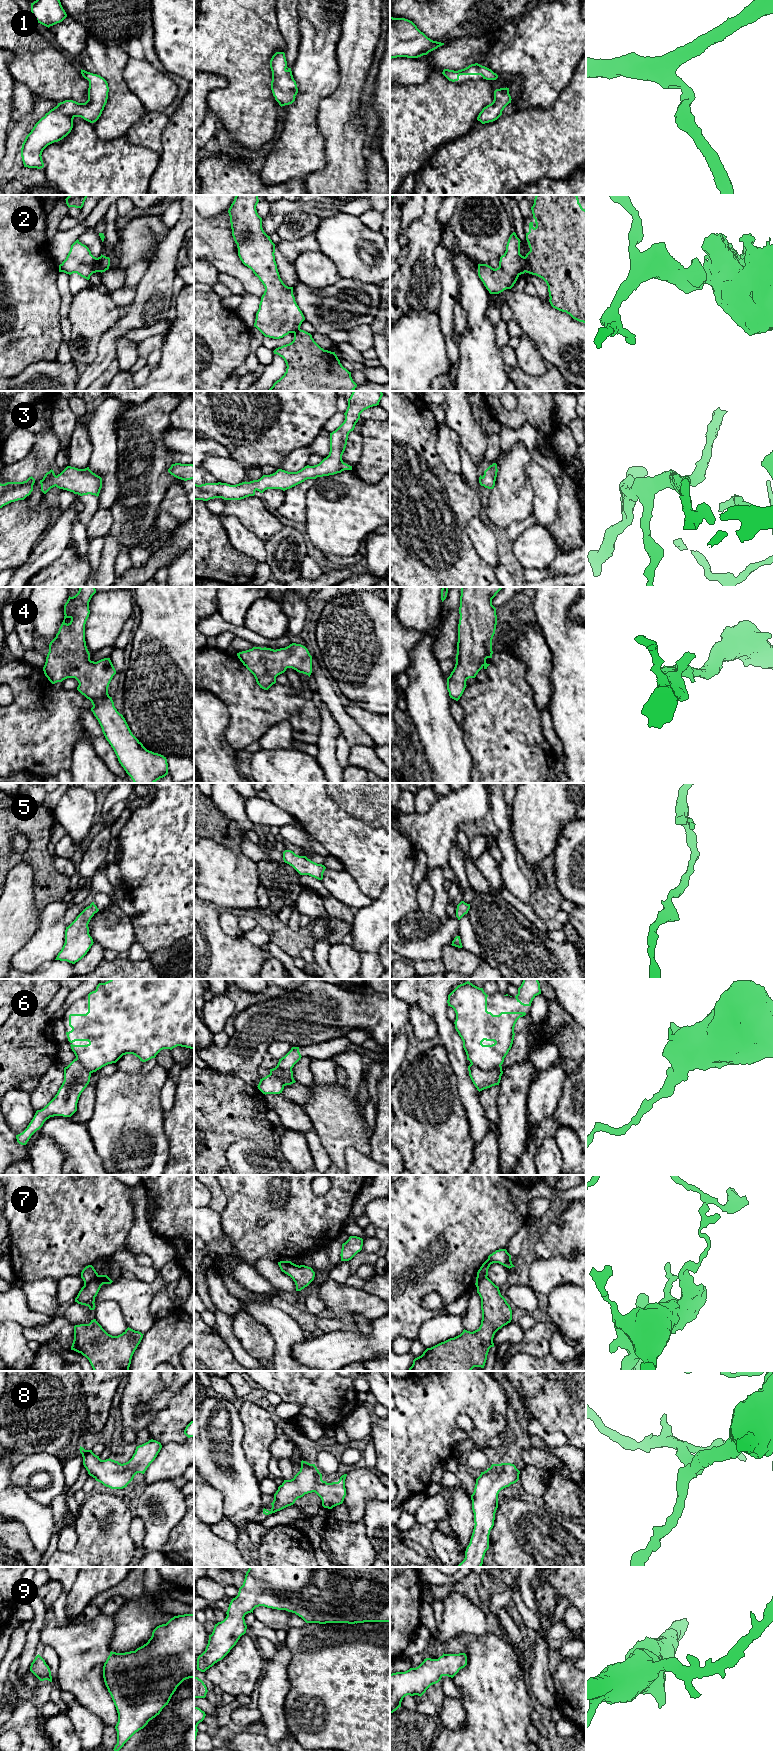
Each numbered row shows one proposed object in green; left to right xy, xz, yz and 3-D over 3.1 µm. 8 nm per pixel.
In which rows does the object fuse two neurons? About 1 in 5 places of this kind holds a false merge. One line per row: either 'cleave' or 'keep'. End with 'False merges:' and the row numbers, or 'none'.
1: keep
2: cleave
3: keep
4: keep
5: keep
6: cleave
7: cleave
8: keep
9: keep
False merges: 2, 6, 7

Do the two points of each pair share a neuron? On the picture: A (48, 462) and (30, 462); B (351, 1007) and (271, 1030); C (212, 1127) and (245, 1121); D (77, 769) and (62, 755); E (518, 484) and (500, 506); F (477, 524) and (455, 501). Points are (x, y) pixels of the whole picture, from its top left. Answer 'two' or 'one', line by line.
A: two
B: one
C: one
D: two
E: one
F: two

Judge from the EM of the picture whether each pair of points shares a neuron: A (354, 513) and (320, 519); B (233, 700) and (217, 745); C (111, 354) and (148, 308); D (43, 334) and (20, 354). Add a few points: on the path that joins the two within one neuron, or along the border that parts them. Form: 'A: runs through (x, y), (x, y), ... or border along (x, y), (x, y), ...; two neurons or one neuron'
A: runs through (346, 513), (341, 513), (335, 519), (328, 519); one neuron
B: border along (215, 694), (225, 705), (228, 714), (225, 737); two neurons
C: runs through (111, 341), (128, 322), (135, 318); one neuron
D: runs through (37, 337), (26, 348); one neuron

